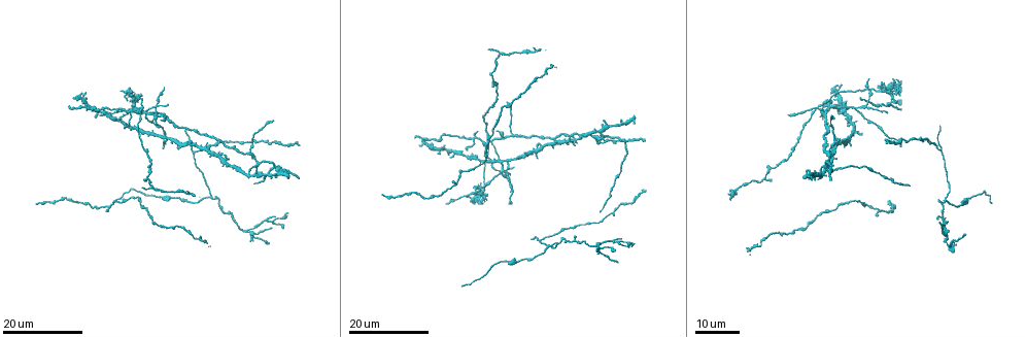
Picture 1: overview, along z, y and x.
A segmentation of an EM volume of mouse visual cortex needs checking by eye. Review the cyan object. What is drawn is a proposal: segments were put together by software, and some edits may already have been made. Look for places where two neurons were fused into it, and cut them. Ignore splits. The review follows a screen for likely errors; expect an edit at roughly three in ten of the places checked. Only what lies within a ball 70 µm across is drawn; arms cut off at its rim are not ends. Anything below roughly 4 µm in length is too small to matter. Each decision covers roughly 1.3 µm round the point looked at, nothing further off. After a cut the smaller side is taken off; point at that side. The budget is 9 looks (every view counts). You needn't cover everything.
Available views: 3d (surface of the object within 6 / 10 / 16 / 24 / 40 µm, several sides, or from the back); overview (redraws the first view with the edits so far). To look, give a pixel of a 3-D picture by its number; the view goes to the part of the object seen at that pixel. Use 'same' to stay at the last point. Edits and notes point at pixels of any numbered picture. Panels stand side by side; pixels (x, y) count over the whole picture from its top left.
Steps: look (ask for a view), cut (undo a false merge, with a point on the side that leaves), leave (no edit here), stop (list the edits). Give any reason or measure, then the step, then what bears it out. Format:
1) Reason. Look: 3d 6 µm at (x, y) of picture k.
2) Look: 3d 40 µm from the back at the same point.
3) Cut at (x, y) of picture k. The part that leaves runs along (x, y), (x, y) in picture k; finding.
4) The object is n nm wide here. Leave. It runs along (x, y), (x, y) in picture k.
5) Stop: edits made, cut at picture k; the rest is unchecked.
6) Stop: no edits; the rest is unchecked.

Three-way junction. Look: 3d 16 µm at (879, 210) of picture 1.

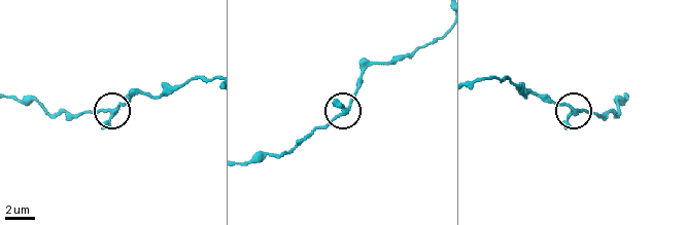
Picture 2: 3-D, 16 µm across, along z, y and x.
Look: 3d 10 µm at (104, 111) of picture 2.

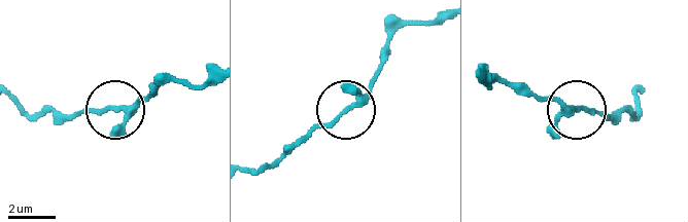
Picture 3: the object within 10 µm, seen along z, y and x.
3 arms meet here. Leave. It runs along (442, 11), (401, 22), (371, 84), (290, 153) in picture 3; one neuron here.

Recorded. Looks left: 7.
Look: 3d 24 µm at (429, 197) of picture 1.

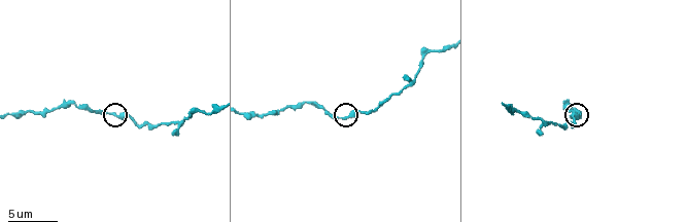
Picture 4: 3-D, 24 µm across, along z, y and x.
Closer look. Look: 3d 10 µm at (114, 113) of picture 4.

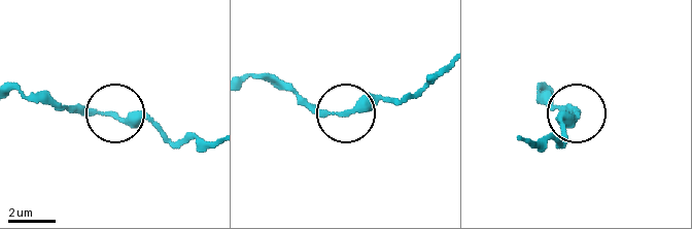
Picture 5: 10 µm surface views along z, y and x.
The object is 210 nm wide here. Leave. It runs along (213, 140), (171, 138), (142, 117), (61, 110) in picture 5; one neuron here.

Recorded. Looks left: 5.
Thick turns thin. Look: 3d 16 µm at (822, 104) of picture 1.

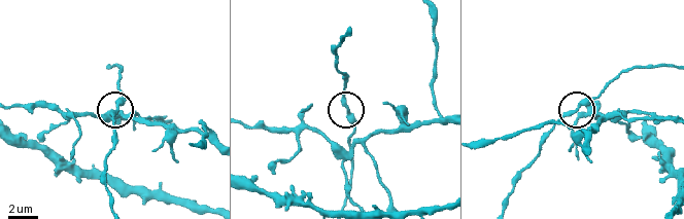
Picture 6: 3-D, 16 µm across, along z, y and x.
Zoom in. Look: 3d 10 µm at (114, 112) of picture 6.

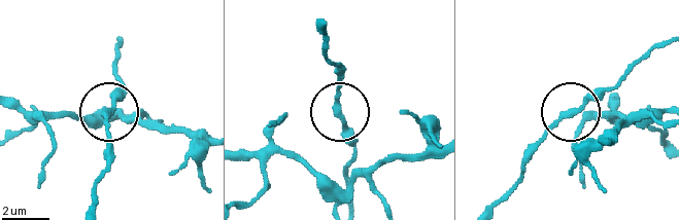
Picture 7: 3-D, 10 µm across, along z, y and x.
Leave. It runs along (350, 209), (345, 174), (357, 150), (339, 109), (339, 64) in picture 7; continuous, no second neuron.

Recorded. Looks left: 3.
A fork. Look: 3d 16 µm at (824, 109) of picture 1.

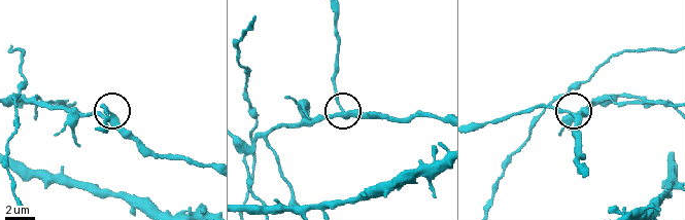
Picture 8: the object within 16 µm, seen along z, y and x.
Closer look. Look: 3d 6 µm at (111, 118) of picture 8.

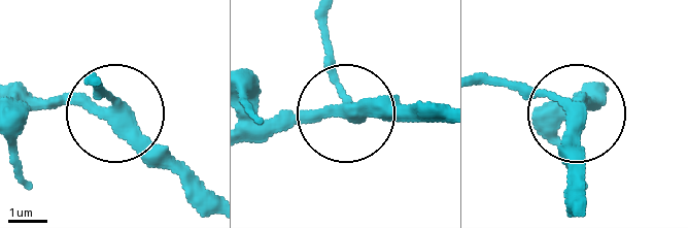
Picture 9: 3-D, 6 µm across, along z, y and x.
Other side. Look: 3d 6 µm from the back at (568, 107) of picture 9.

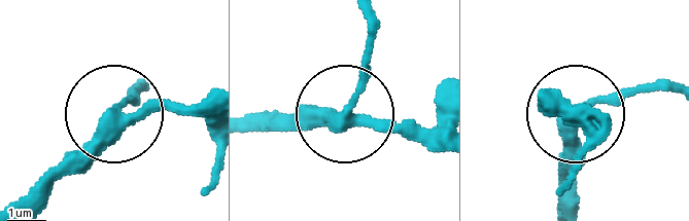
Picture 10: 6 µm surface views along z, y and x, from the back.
The object is 280 nm wide here. Leave. One neuron here.

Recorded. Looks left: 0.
Stop: no edits; the rest is unchecked.

